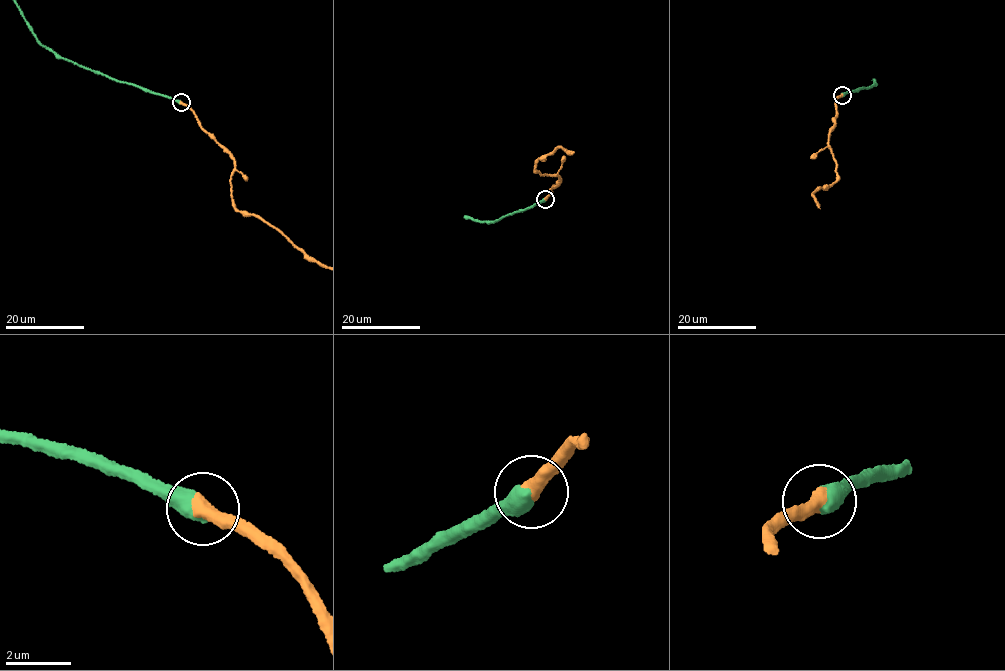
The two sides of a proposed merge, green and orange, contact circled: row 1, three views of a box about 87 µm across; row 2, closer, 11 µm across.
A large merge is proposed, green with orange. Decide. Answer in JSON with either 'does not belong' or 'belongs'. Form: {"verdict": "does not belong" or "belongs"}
{"verdict": "belongs"}

